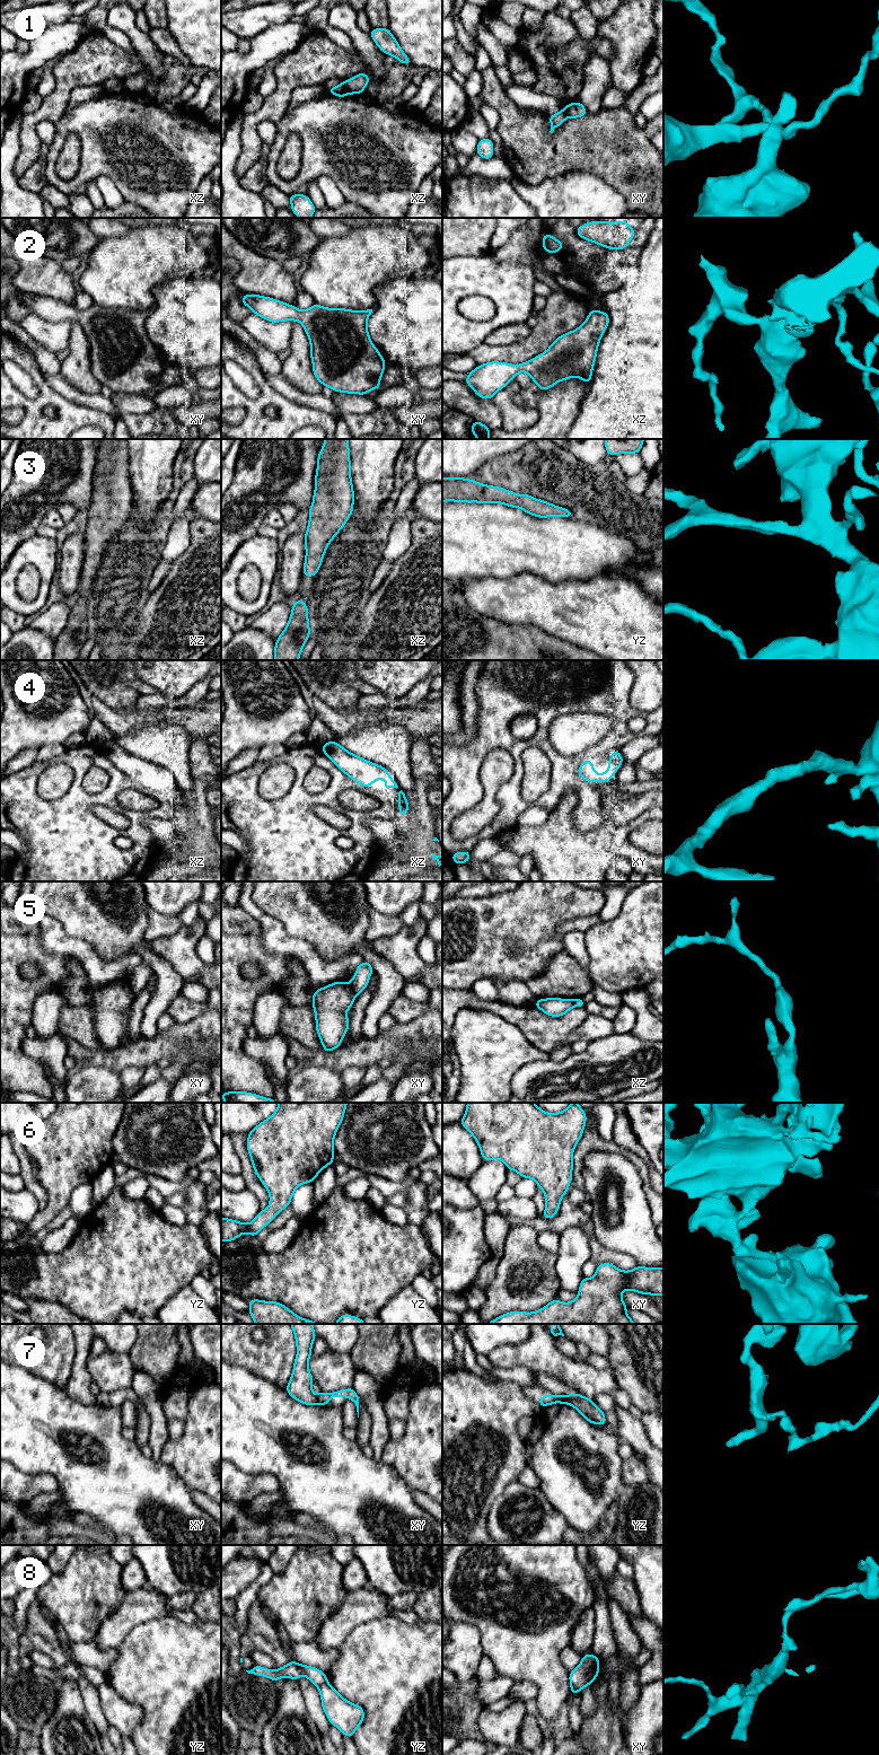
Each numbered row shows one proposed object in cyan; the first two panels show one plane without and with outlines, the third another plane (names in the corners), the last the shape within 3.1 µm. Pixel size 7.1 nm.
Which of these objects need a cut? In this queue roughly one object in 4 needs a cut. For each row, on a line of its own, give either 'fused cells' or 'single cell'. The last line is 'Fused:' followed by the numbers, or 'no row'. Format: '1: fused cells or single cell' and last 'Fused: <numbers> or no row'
1: fused cells
2: single cell
3: single cell
4: single cell
5: fused cells
6: single cell
7: fused cells
8: fused cells
Fused: 1, 5, 7, 8

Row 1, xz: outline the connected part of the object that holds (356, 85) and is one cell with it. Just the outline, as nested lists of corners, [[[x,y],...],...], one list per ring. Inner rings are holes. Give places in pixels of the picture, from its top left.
[[[361,72],[343,82],[351,94],[359,95],[363,93],[364,88],[370,82],[370,79],[367,72]]]

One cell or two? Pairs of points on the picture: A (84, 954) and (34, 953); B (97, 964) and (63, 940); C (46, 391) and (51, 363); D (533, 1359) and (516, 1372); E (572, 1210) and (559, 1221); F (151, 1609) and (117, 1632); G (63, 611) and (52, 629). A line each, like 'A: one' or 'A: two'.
A: two
B: one
C: two
D: two
E: one
F: one
G: one

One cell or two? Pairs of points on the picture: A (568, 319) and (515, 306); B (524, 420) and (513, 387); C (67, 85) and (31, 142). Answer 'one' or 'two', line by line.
A: two
B: one
C: one

